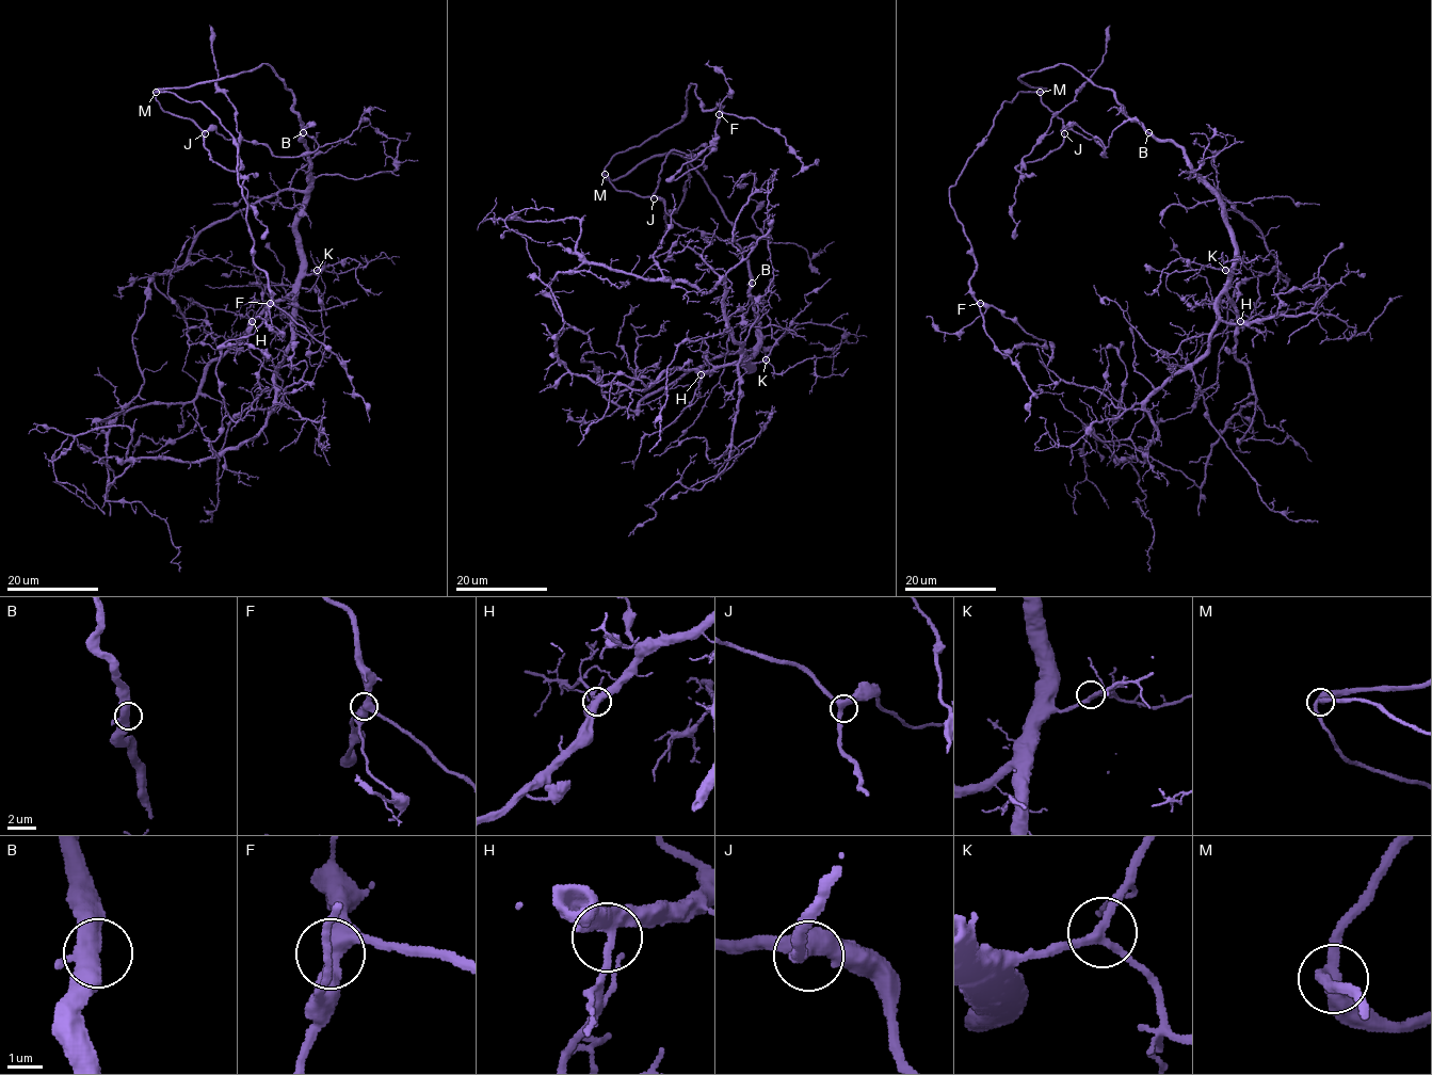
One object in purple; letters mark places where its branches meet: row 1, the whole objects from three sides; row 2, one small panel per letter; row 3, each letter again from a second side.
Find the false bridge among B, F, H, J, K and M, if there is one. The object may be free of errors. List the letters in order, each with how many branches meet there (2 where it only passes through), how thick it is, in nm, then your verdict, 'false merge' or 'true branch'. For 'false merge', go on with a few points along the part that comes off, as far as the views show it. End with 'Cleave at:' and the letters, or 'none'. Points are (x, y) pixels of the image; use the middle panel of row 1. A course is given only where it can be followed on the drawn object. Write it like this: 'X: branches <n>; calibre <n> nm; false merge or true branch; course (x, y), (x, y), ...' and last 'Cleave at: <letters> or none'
B: branches 3; calibre 400 nm; true branch
F: branches 3; calibre 400 nm; true branch
H: branches 3; calibre 360 nm; true branch
J: branches 3; calibre 400 nm; true branch
K: branches 3; calibre 240 nm; true branch
M: branches 3; calibre 320 nm; true branch
Cleave at: none

